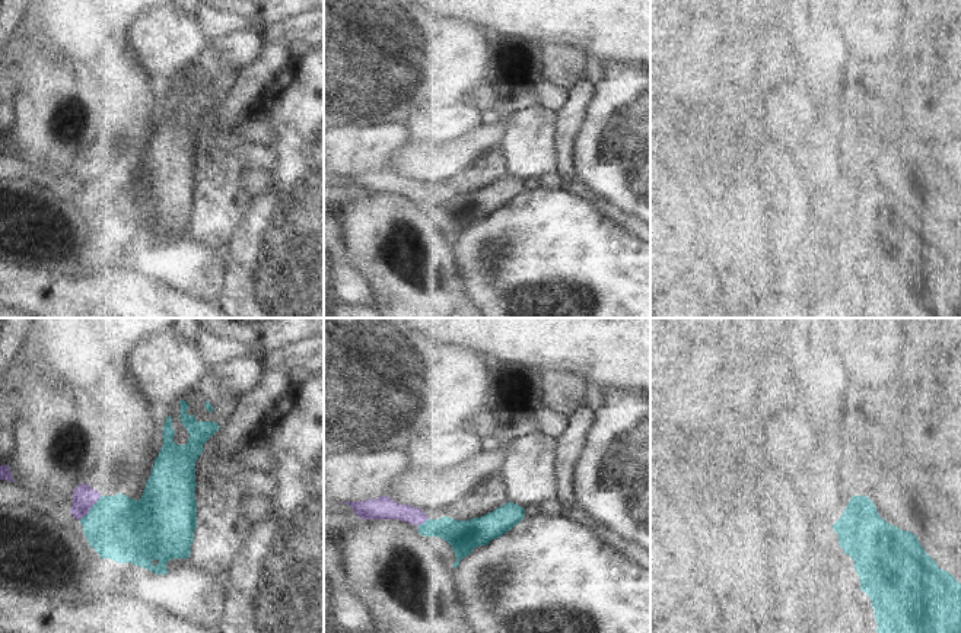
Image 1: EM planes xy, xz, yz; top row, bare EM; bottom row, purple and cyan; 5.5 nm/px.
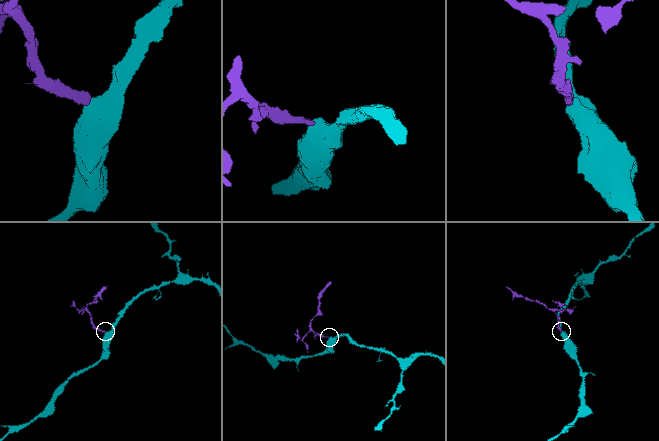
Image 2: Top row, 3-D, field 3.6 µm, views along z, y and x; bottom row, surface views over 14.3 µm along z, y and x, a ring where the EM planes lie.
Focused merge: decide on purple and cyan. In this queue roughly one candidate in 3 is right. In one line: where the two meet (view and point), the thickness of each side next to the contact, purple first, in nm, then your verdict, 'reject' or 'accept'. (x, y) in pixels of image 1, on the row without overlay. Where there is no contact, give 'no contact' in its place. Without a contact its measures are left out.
meets purple in xy at (91, 181); 130 nm thick on the purple side, 360 nm on the other; reject

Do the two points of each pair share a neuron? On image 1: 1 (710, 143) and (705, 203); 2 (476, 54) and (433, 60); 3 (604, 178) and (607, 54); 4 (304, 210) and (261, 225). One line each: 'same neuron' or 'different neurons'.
1: same neuron
2: same neuron
3: different neurons
4: same neuron

